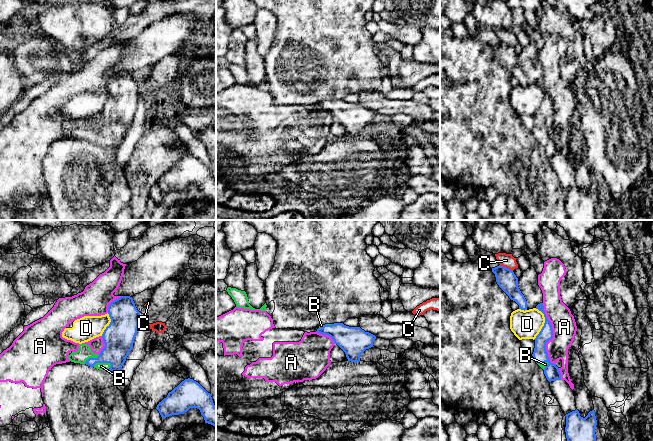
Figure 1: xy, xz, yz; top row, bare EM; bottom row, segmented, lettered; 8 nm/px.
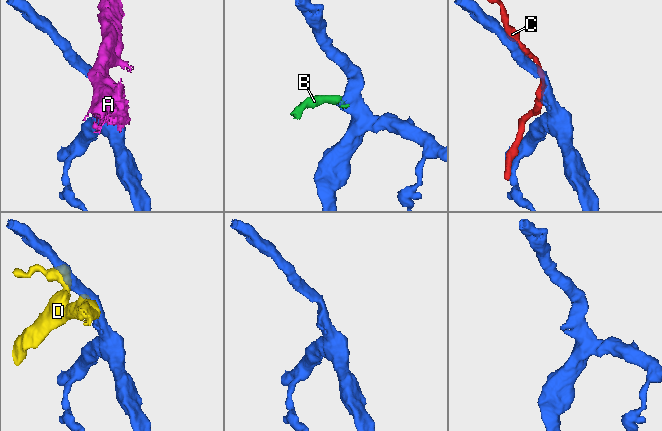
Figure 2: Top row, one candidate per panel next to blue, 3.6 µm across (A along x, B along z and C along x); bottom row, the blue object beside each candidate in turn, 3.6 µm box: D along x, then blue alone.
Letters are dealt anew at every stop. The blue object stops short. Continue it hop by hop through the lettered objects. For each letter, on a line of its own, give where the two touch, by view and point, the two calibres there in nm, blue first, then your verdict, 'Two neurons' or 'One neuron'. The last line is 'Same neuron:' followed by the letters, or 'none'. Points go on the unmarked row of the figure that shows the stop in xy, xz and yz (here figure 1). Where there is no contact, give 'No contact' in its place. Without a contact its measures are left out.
A: Touches blue at yz (552, 111). Thickness 120 nm (blue) against 190 nm. Two neurons
B: Touches blue at xy (102, 138). Thickness 240 nm (blue) against 60 nm. One neuron
C: Touches blue at yz (505, 43). Thickness 160 nm (blue) against 110 nm. Two neurons
D: Touches blue at yz (544, 100). Thickness 120 nm (blue) against 220 nm. Two neurons
Same neuron: B

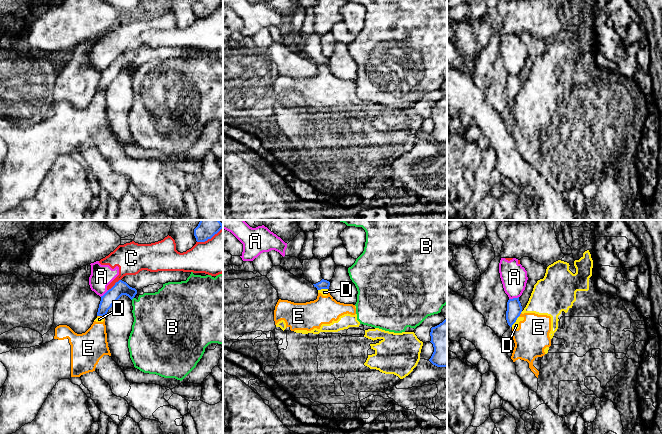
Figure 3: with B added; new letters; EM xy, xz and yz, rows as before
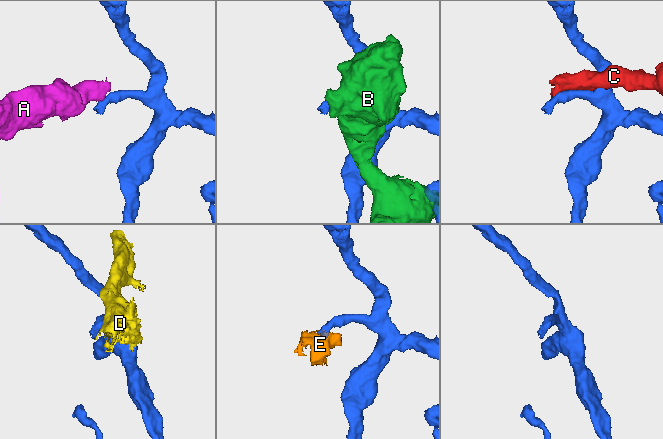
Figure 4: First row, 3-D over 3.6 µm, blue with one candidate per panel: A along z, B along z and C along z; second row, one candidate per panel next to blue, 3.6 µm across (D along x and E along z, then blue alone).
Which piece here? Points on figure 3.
A: Touches blue at yz (513, 74). Thickness 120 nm (blue) against 200 nm. Two neurons
B: Touches blue at xy (132, 74). Thickness 120 nm (blue) against 380 nm. Two neurons
C: Touches blue at xy (115, 60). Thickness 120 nm (blue) against 260 nm. Two neurons
D: Touches blue at yz (515, 97). Thickness 120 nm (blue) against 50 nm. Two neurons
E: Touches blue at xy (101, 91). Thickness 110 nm (blue) against 240 nm. Two neurons
Same neuron: none

